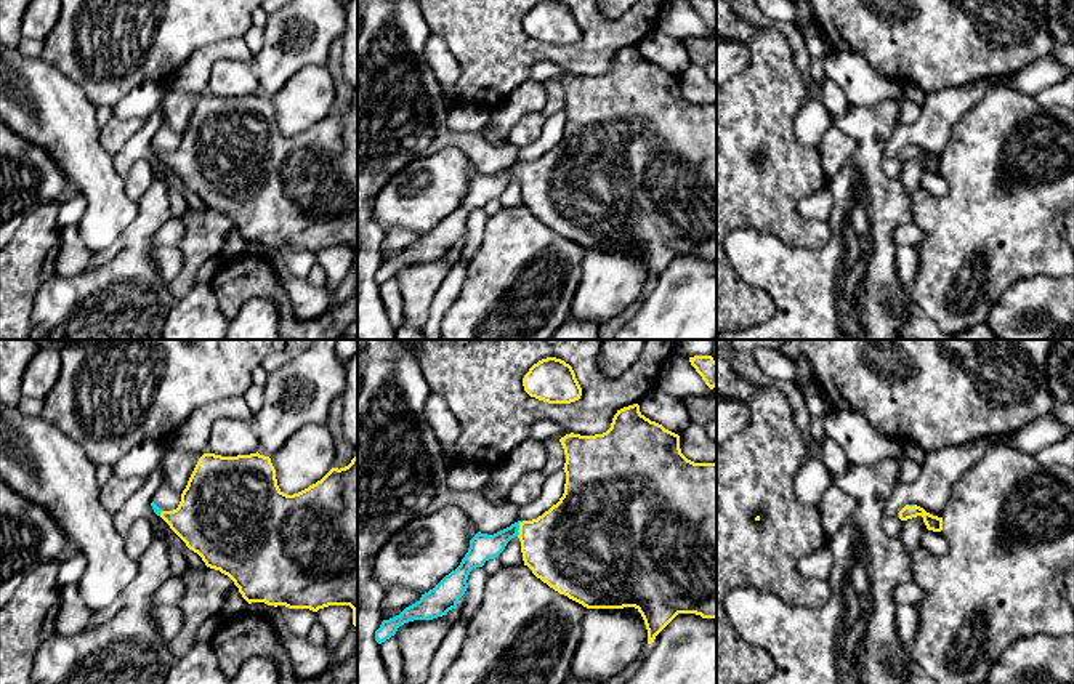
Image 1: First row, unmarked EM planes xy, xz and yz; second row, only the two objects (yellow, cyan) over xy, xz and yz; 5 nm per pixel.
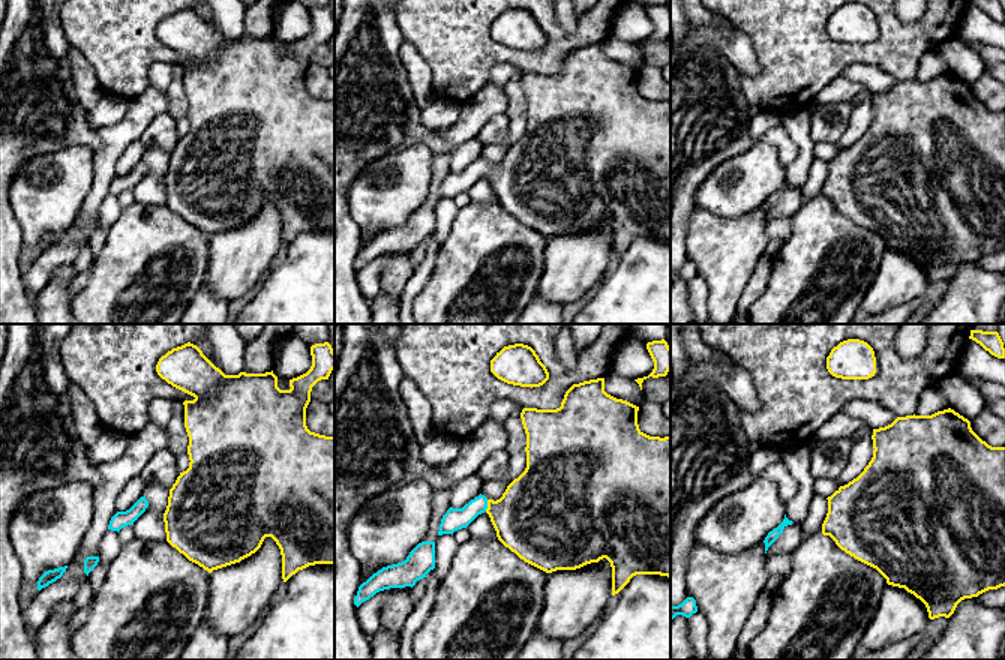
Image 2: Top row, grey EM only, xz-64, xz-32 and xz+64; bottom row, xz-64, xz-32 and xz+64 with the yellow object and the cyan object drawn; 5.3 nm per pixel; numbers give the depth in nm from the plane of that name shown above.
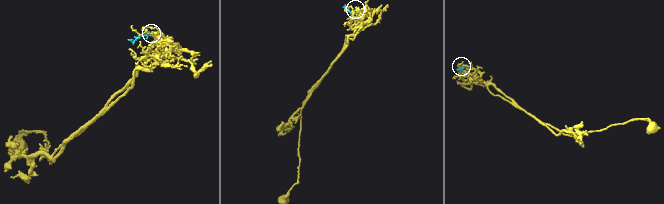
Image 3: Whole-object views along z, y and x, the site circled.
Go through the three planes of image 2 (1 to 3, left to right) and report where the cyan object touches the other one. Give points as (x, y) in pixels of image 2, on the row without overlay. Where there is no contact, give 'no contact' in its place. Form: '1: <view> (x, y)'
1: no contact
2: xz-32 (488, 170)
3: no contact

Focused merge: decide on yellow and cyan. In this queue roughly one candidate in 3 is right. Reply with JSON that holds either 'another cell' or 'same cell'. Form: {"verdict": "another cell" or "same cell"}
{"verdict": "same cell"}

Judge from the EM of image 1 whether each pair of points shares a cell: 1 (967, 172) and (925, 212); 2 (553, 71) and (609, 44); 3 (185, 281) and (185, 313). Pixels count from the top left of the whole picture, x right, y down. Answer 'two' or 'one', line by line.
1: one
2: two
3: two

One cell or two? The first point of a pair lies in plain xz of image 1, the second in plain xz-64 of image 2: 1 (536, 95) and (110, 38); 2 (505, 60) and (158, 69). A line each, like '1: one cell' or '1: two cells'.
1: two cells
2: two cells

